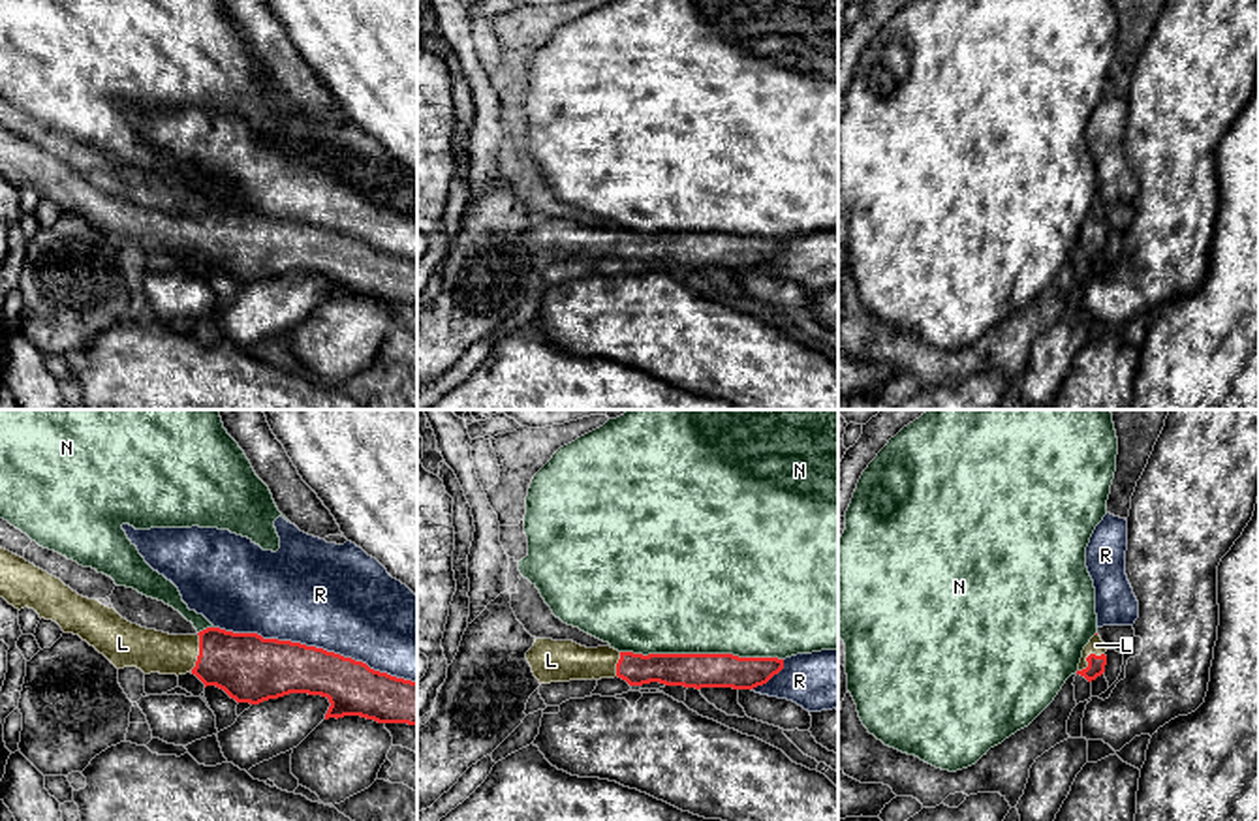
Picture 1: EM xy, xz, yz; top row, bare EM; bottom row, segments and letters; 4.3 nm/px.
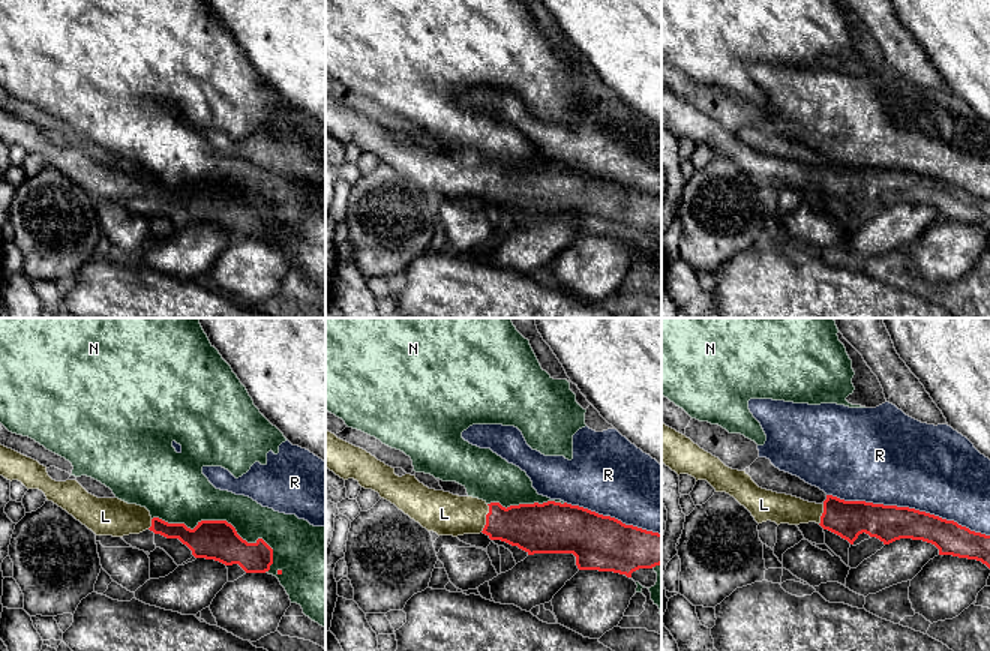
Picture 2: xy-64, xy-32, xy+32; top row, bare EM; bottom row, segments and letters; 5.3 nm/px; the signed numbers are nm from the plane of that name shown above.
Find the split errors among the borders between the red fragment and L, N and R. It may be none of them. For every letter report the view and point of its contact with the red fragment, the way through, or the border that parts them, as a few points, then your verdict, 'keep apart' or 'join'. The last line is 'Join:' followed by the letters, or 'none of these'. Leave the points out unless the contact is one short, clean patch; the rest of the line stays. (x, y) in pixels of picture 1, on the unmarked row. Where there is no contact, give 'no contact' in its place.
L: meets red in xy at (200, 232); runs through xy (250, 248), (200, 232), (151, 230); join
N: meets red in xz at (701, 233); keep apart
R: meets red in xy at (314, 226); keep apart
Join: L

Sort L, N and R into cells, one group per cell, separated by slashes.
L / N / R

